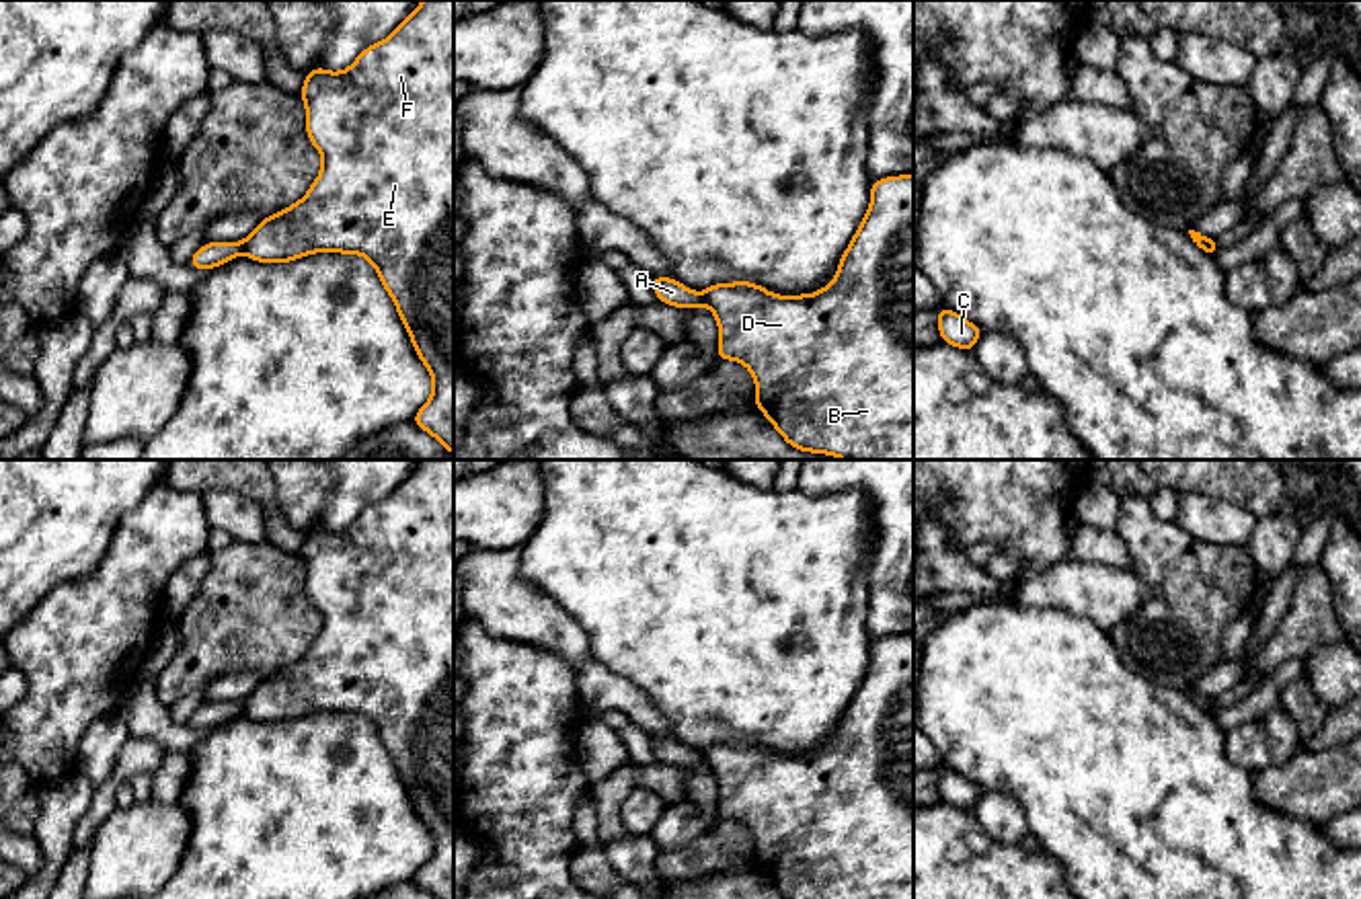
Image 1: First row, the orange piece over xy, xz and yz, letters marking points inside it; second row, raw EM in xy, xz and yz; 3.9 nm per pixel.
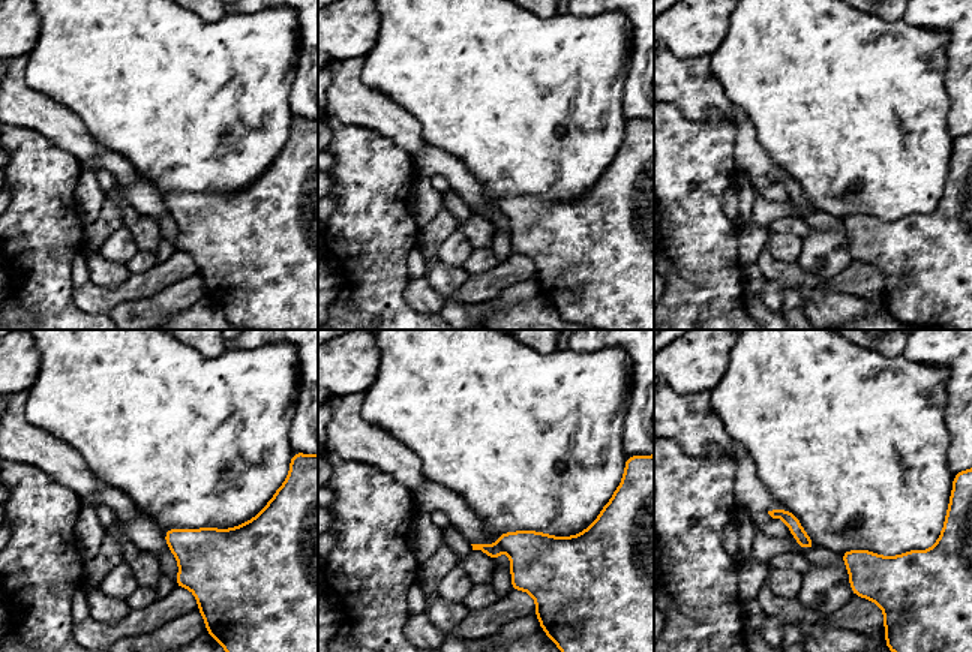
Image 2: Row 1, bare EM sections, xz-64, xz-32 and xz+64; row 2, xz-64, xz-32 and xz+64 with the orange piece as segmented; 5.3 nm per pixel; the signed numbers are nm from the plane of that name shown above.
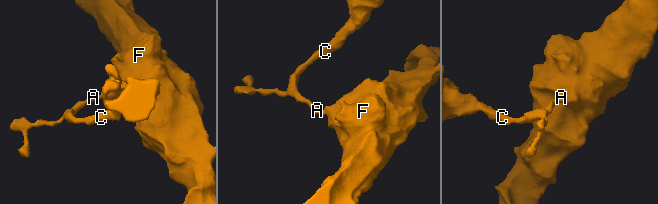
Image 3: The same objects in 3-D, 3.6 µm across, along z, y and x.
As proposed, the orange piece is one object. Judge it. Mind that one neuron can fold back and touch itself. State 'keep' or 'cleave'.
cleave

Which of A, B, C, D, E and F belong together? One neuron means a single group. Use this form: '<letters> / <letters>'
A C / B D E F

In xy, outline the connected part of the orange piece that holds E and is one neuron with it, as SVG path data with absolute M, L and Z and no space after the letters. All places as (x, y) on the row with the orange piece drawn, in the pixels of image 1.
M423 0L392 35L365 47L343 72L328 72L324 68L306 72L306 82L298 94L306 105L306 133L322 156L322 168L300 201L261 220L242 242L244 255L257 263L289 263L314 252L365 257L390 294L413 347L433 380L433 392L417 411L413 423L433 435L454 456L454 0Z

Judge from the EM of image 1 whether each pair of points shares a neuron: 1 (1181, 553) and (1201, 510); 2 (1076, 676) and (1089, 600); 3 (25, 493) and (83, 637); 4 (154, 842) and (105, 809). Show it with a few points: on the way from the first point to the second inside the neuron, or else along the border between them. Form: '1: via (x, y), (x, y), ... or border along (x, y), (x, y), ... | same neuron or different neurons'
1: border along (1175, 522), (1197, 538), (1236, 546) | different neurons
2: border along (1039, 606), (1089, 618), (1107, 633) | different neurons
3: border along (101, 557), (89, 573), (58, 583), (25, 616) | different neurons
4: border along (118, 809), (89, 842) | different neurons

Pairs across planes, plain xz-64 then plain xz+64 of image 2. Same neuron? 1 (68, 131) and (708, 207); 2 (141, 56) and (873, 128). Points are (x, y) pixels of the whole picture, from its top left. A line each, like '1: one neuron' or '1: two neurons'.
1: two neurons
2: one neuron

